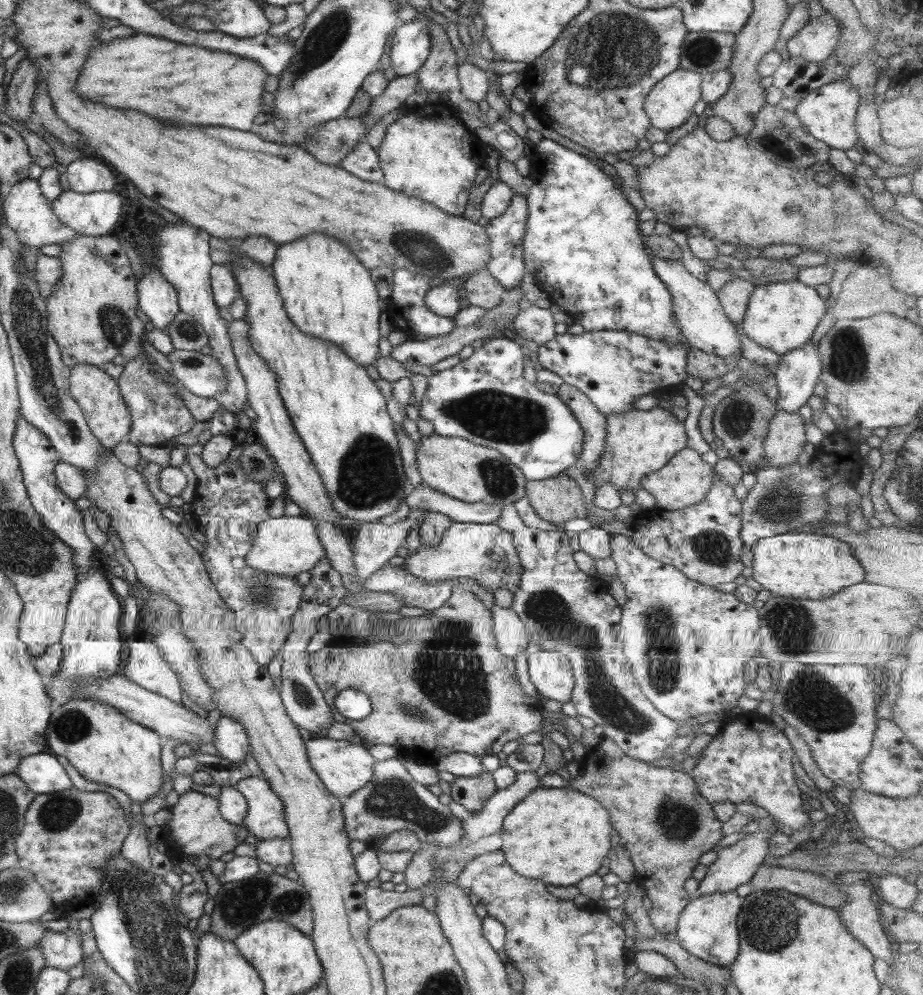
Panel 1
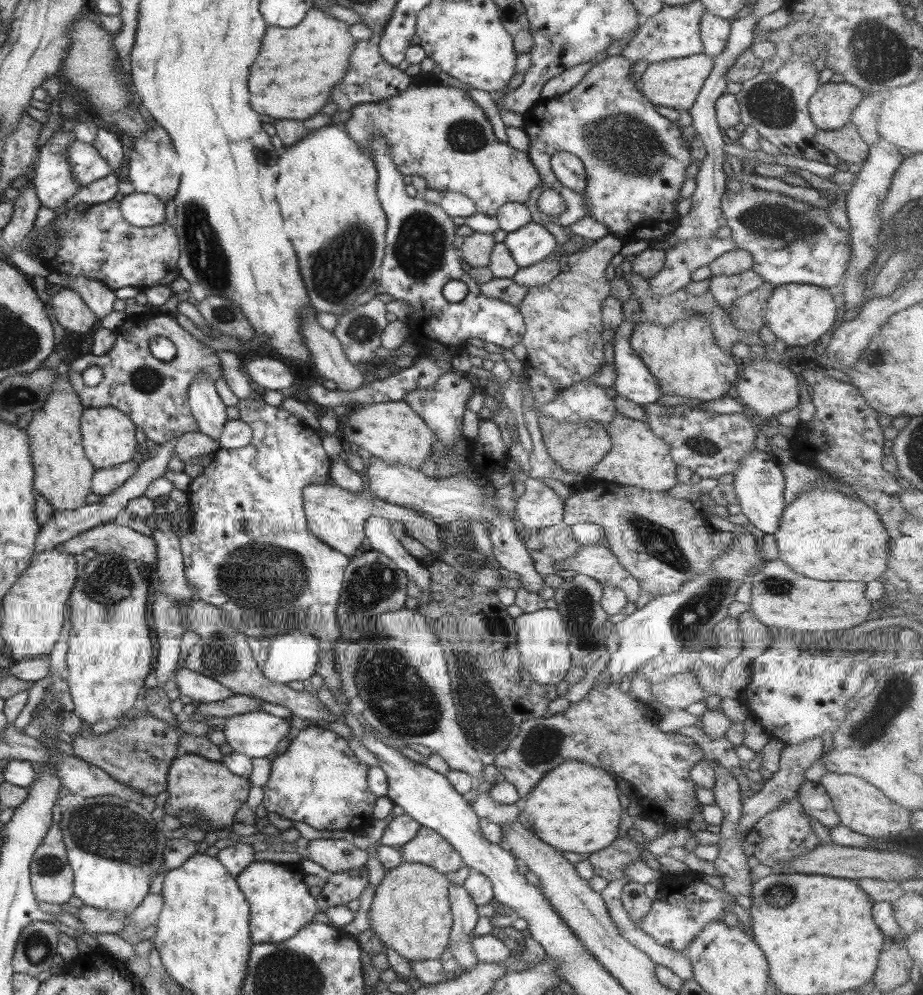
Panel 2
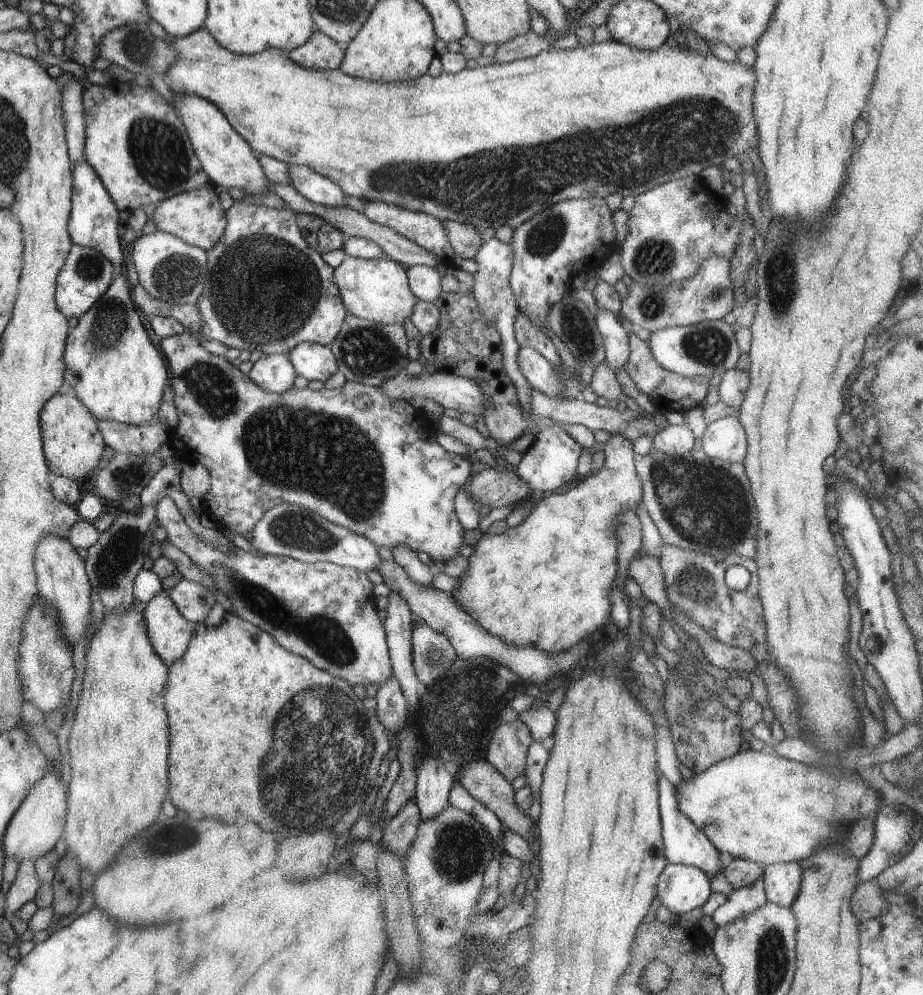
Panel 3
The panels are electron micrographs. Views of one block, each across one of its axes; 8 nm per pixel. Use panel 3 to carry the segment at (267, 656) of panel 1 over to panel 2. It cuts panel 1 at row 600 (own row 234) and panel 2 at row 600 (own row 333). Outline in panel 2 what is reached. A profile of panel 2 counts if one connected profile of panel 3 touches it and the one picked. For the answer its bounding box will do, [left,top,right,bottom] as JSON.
[179,386,350,712]

